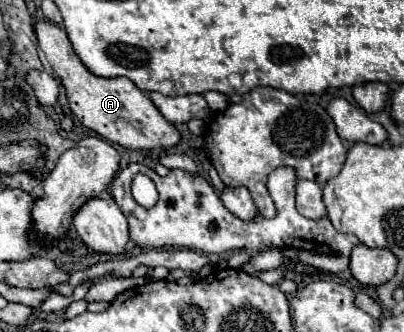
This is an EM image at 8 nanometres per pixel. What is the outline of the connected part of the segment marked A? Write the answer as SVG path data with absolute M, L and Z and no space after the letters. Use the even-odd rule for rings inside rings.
M37 19L35 23L35 33L37 33L37 43L39 49L45 53L47 61L51 63L55 75L63 83L67 91L67 99L71 105L73 115L77 119L105 137L111 143L129 147L129 149L139 149L139 151L151 151L151 149L169 149L175 147L181 141L179 131L175 129L173 123L169 123L159 109L153 105L153 101L135 87L133 81L127 77L113 77L113 79L103 79L93 75L81 59L75 55L71 41L67 39L65 31L57 25L53 25L47 19Z

